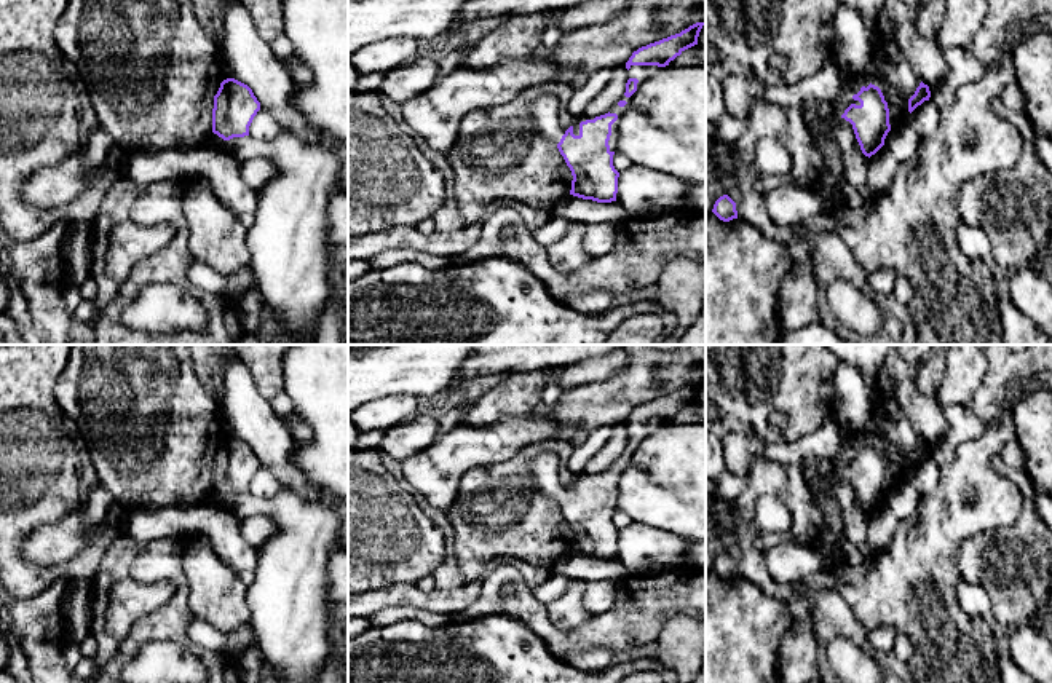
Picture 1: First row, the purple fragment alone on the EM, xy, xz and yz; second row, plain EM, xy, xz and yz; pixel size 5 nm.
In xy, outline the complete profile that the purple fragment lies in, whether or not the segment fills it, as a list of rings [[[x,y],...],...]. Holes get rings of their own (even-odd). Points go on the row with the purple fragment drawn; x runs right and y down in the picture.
[[[227,78],[214,96],[212,132],[223,140],[249,136],[249,126],[259,110],[260,102],[252,89],[235,78]]]

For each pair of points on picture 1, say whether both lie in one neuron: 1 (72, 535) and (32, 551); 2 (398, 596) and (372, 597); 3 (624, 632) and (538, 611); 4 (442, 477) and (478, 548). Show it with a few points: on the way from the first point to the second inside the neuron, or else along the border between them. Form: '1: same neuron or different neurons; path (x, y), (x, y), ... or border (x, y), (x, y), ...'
1: same neuron; path (63, 540), (42, 546)
2: same neuron; path (391, 596), (379, 597)
3: same neuron; path (601, 632), (583, 639), (556, 639), (553, 635)
4: different neurons; border (471, 468), (462, 479), (457, 500), (446, 511)

